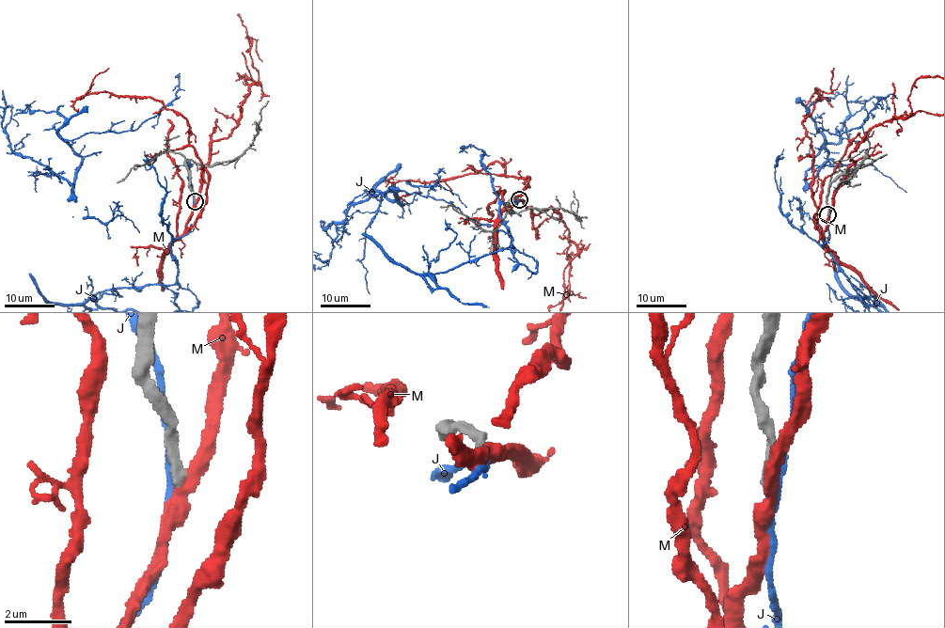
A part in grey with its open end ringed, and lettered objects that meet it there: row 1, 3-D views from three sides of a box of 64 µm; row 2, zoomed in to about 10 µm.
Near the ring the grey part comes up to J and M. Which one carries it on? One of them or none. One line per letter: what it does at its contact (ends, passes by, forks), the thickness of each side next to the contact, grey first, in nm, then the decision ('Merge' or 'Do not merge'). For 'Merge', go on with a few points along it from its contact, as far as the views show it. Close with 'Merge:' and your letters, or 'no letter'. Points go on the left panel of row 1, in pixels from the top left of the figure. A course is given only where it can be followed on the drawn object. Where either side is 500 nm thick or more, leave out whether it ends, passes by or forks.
J: It passes by. Thickness 400 nm (grey) against 180 nm. Do not merge
M: It passes by. Thickness 320 nm (grey) against 380 nm. Do not merge
Merge: no letter

